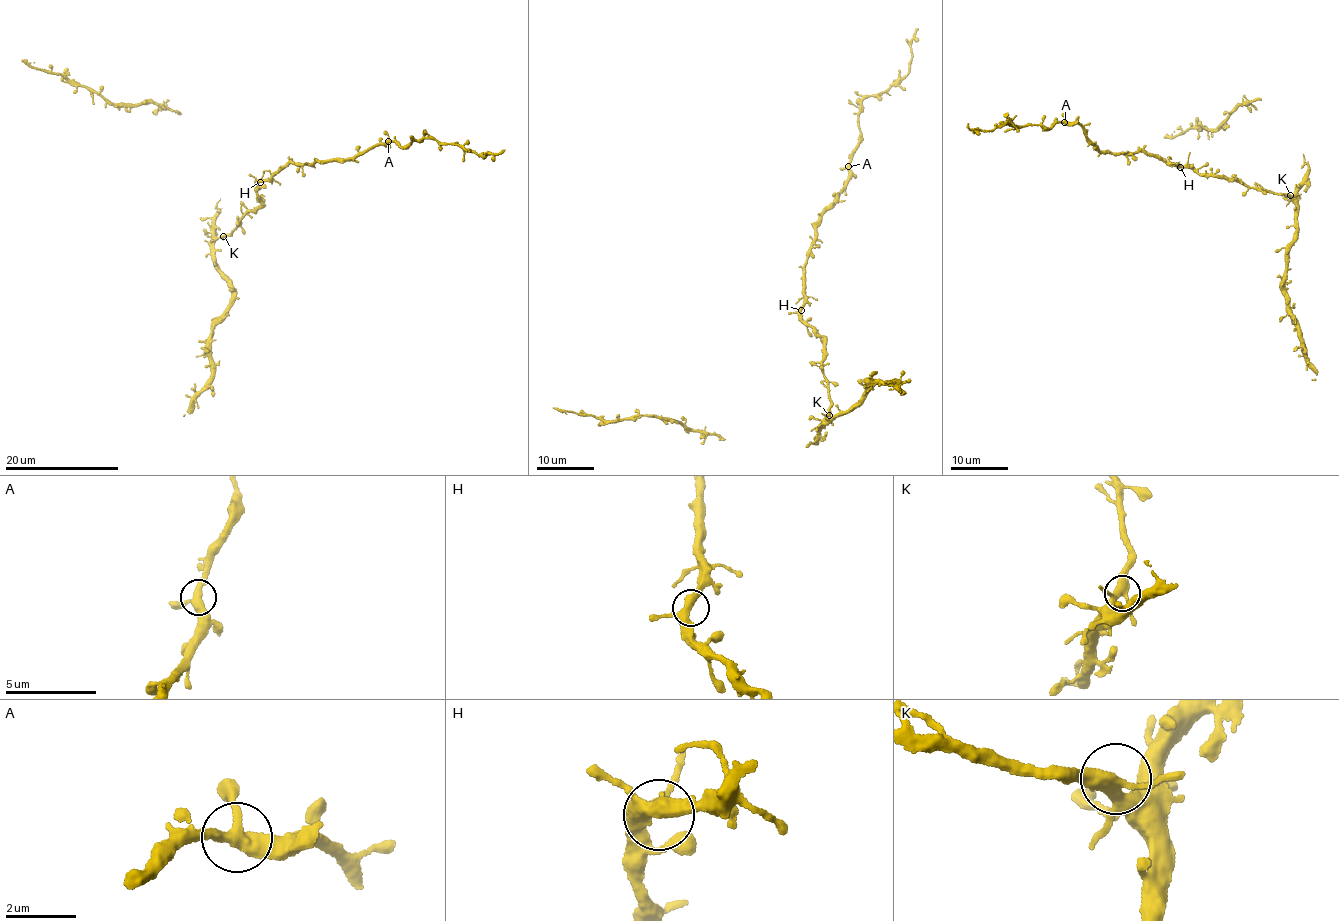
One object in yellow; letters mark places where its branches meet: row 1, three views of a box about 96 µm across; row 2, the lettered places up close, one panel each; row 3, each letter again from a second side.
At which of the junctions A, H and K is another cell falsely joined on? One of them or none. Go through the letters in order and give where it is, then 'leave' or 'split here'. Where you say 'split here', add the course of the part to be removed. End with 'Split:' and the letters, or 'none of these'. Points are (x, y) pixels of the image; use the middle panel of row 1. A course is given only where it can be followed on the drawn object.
A: place (848, 166); leave
H: place (801, 310); leave
K: place (829, 415); leave
Split: none of these

